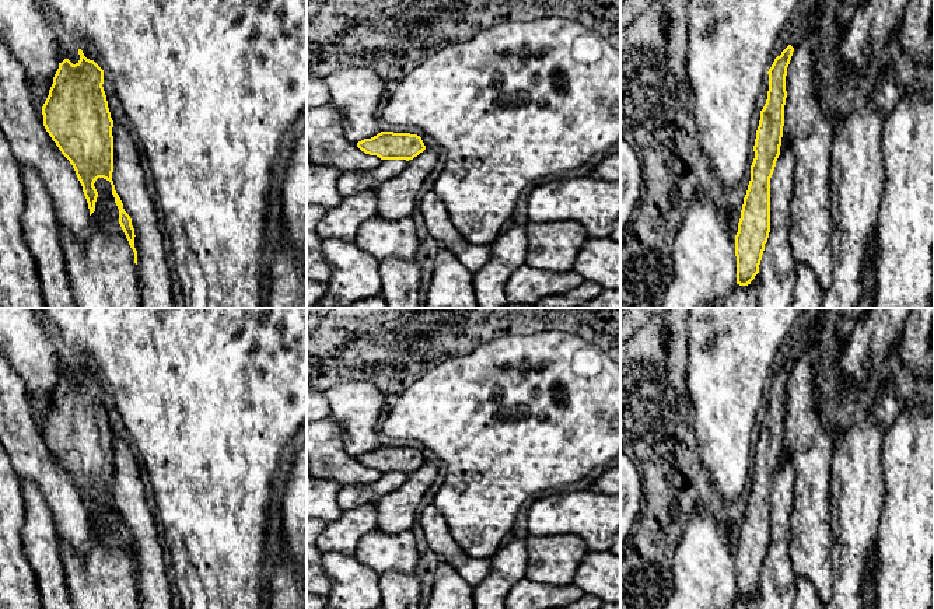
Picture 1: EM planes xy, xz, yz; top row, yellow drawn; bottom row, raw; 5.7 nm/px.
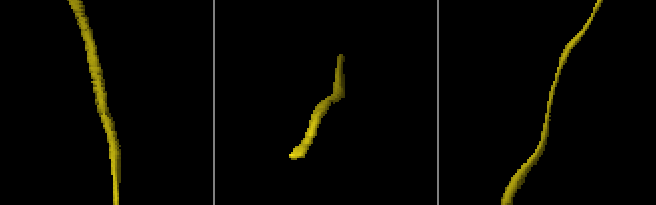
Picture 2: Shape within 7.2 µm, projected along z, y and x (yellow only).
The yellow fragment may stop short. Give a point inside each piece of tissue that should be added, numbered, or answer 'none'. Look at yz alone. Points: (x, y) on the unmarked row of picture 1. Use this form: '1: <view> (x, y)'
none

